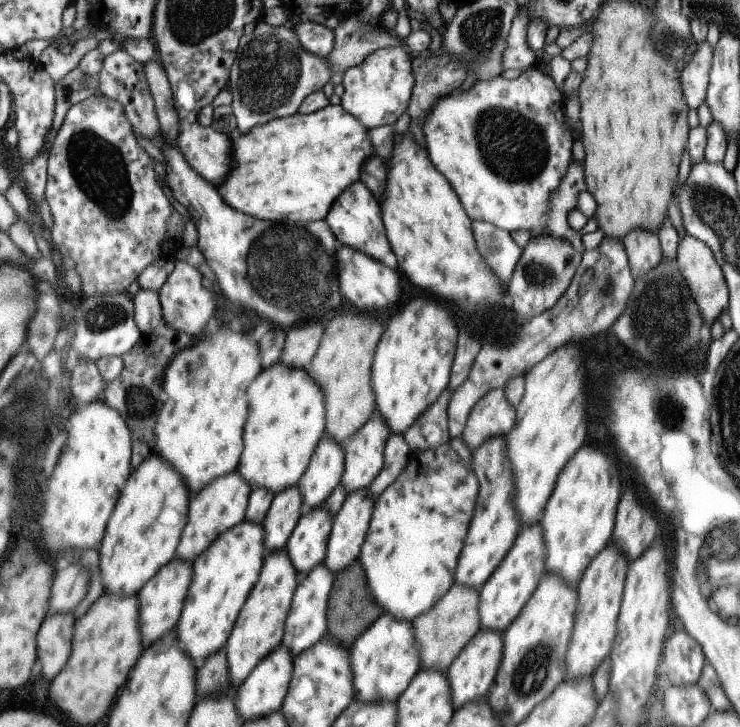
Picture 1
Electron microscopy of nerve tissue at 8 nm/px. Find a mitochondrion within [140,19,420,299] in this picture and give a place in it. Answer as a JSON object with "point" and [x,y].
{"point":[268,76]}

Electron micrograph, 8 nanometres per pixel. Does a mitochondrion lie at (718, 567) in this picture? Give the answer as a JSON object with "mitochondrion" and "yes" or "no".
{"mitochondrion":"yes"}

